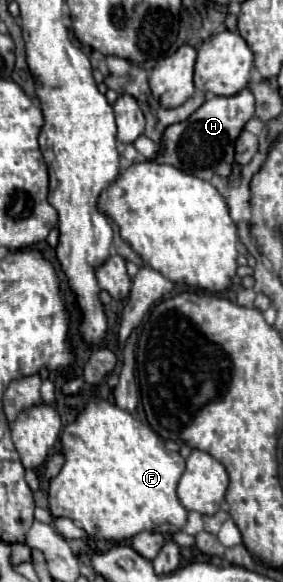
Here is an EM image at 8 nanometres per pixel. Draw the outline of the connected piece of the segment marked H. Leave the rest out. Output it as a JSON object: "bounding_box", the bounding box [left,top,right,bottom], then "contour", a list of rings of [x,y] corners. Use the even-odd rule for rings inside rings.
{"bounding_box":[155,89,255,181],"contour":[[[241,89],[233,97],[215,95],[207,99],[187,121],[169,125],[169,129],[165,129],[165,135],[163,135],[165,153],[157,155],[155,161],[169,163],[205,181],[209,181],[215,175],[219,177],[229,175],[231,165],[233,165],[235,141],[239,133],[243,131],[245,123],[253,117],[253,111],[255,111],[255,99],[249,89]]]}

